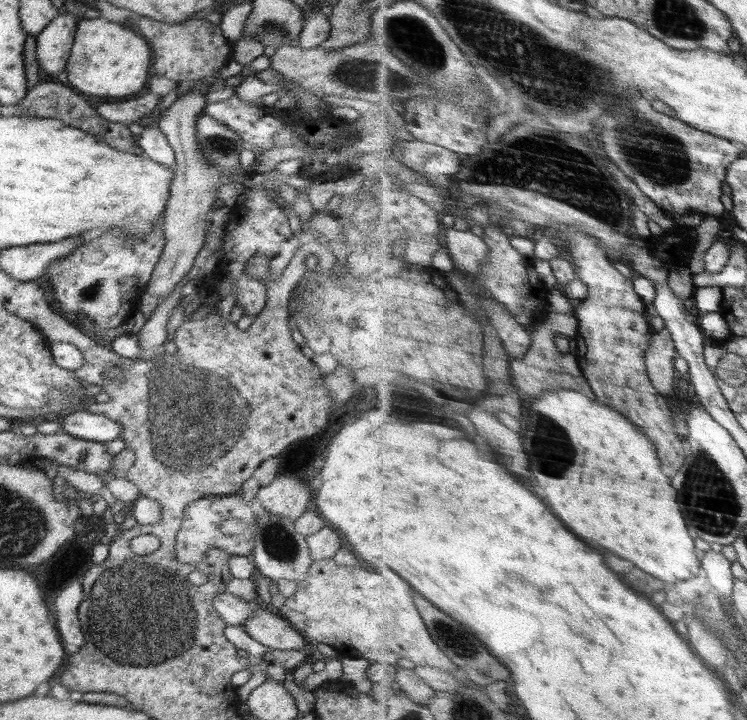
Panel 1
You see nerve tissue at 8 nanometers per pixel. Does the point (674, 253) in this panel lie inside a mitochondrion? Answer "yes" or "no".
no

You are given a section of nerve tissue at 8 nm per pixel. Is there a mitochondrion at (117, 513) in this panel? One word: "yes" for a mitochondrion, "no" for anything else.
no

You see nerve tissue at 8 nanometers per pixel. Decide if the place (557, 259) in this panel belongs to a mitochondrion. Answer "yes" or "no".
no

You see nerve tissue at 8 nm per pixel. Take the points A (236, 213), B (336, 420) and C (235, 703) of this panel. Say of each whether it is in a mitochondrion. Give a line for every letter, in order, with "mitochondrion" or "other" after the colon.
A: other
B: other
C: other

